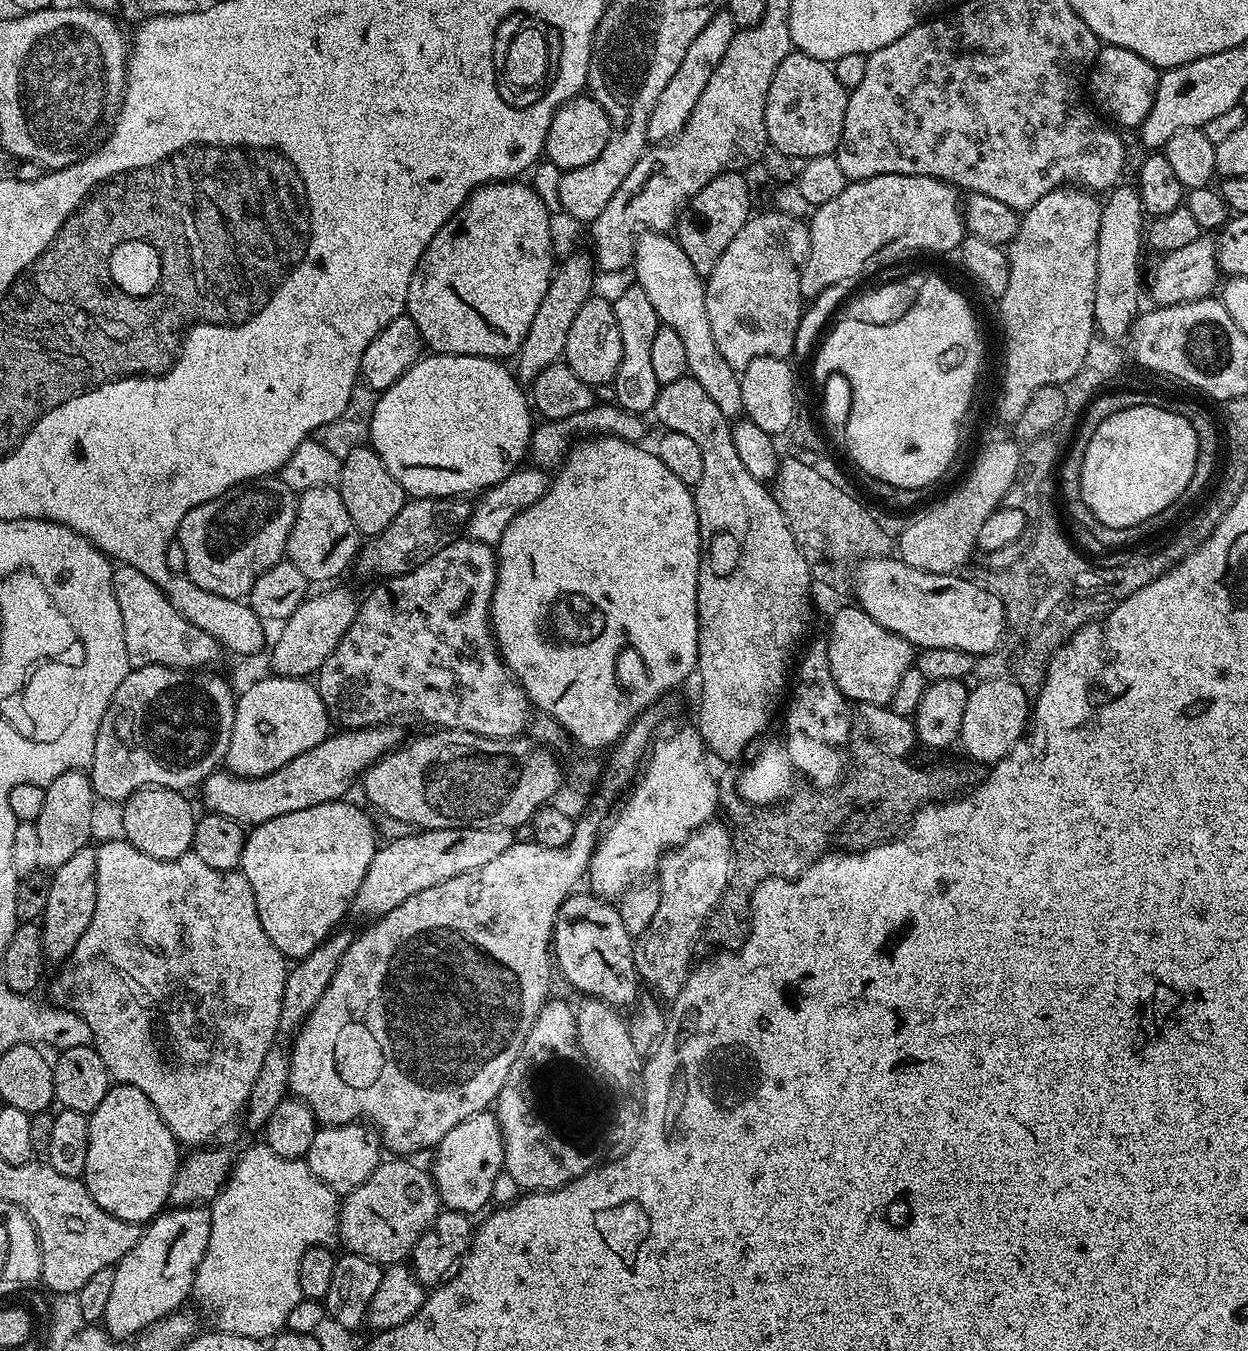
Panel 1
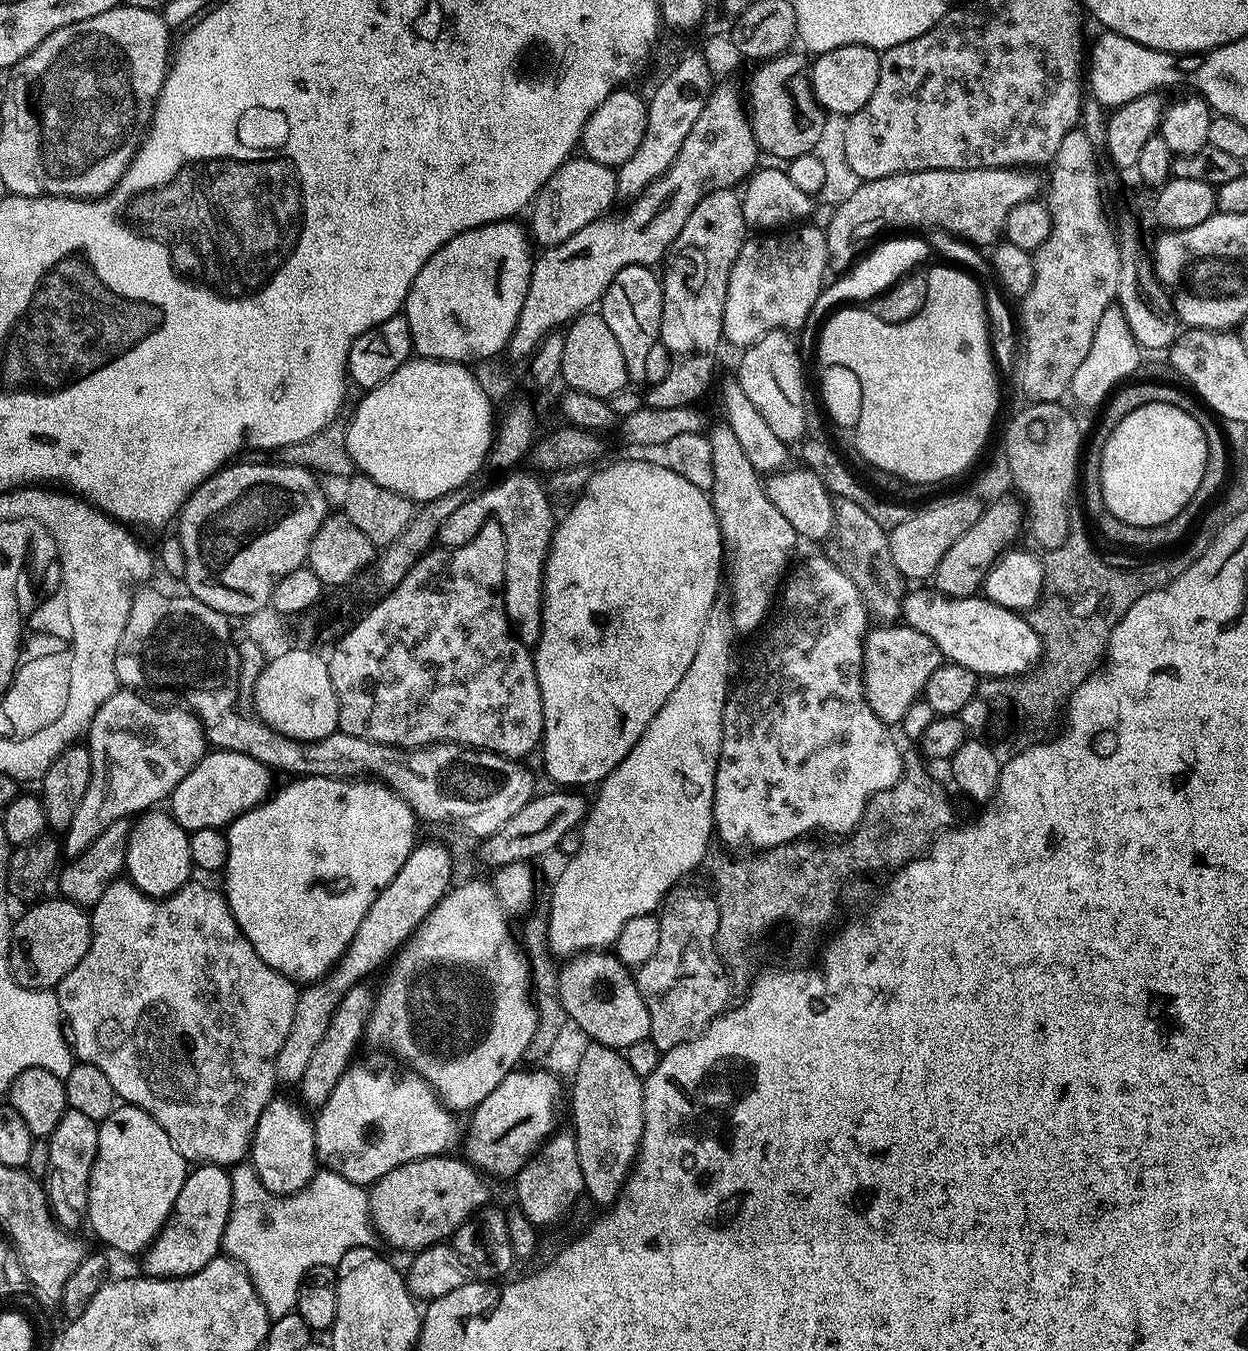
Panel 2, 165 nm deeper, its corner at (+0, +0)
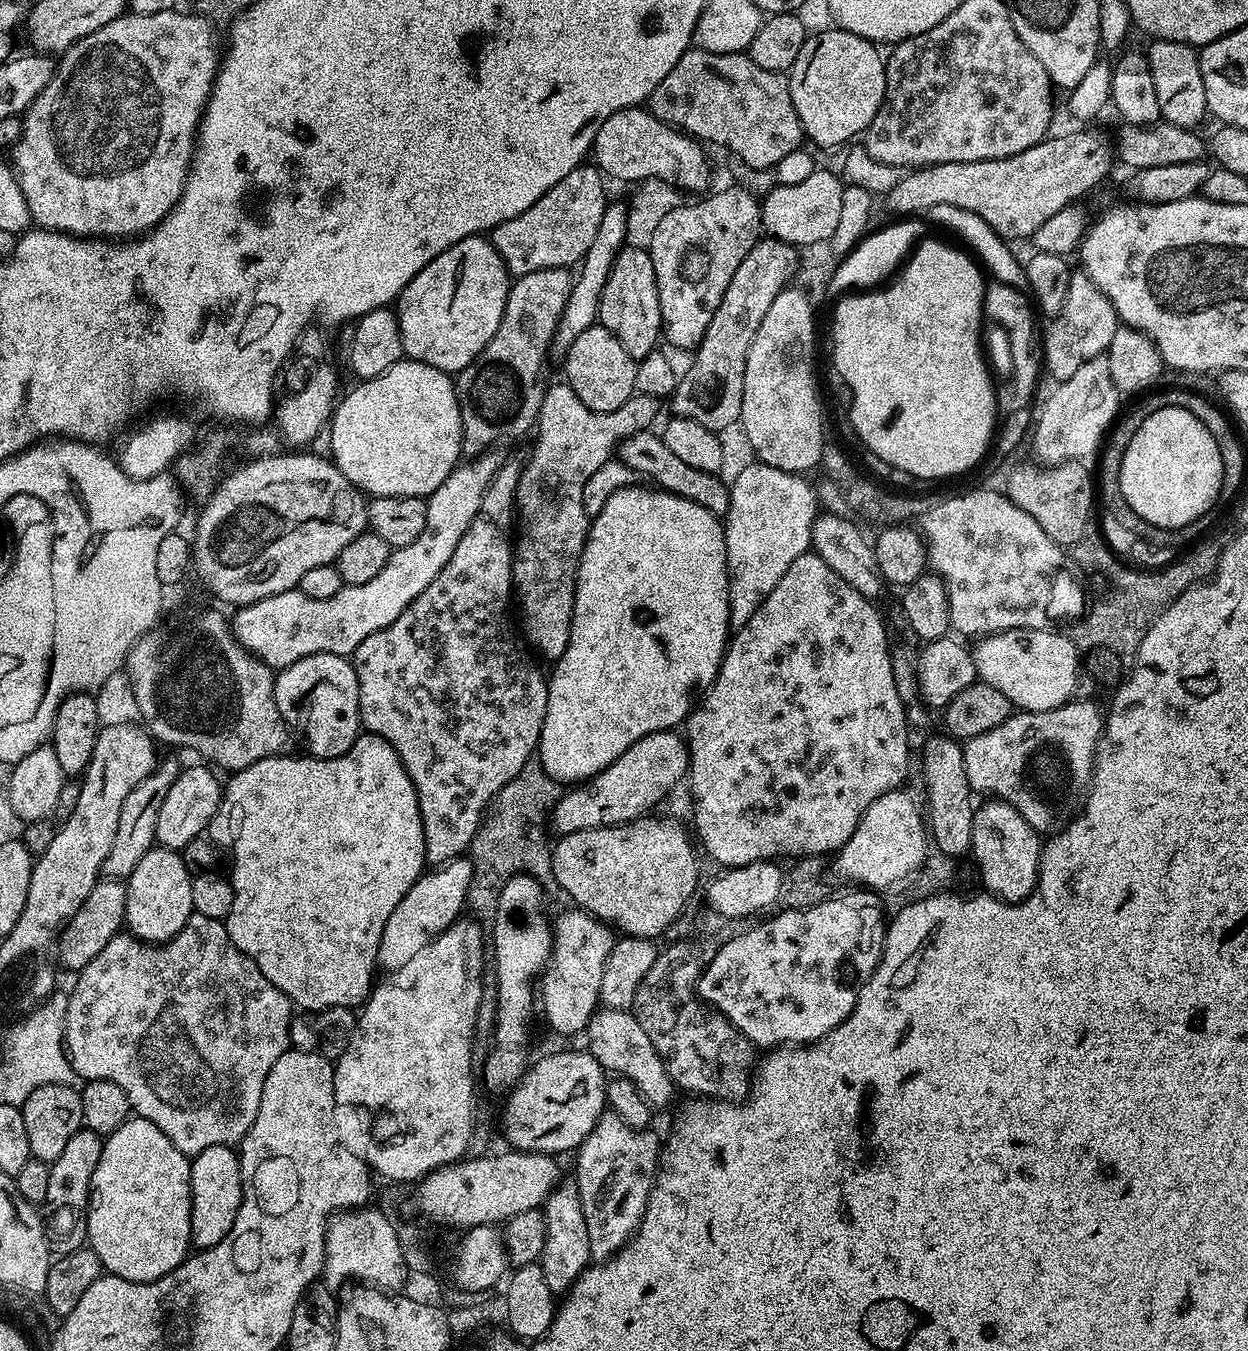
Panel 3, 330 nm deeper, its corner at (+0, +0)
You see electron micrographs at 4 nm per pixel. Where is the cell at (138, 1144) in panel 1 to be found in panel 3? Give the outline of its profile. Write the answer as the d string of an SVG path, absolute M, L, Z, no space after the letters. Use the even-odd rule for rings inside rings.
M133 1115L122 1126L118 1126L118 1130L114 1130L106 1137L102 1158L98 1158L98 1166L94 1166L92 1191L88 1198L88 1238L86 1244L87 1247L94 1250L94 1254L98 1254L101 1269L107 1275L126 1278L130 1282L154 1282L162 1279L166 1274L170 1274L170 1270L174 1270L184 1260L188 1259L190 1249L193 1247L192 1231L190 1230L190 1210L192 1209L191 1169L192 1165L189 1157L185 1156L182 1150L178 1150L178 1146L174 1146L174 1142L170 1142L170 1138L166 1138L166 1134L162 1134L162 1130L158 1130L158 1126L154 1126L154 1122L144 1120L138 1115Z

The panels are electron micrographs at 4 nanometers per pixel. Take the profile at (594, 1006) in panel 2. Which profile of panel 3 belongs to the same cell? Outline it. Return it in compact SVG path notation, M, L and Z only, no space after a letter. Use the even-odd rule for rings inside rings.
M601 1007L590 1018L587 1036L587 1051L602 1065L605 1073L630 1078L653 1109L660 1110L671 1102L672 1092L674 1093L672 1077L658 1050L654 1050L650 1038L646 1038L646 1030L642 1030L638 1018L631 1011Z

